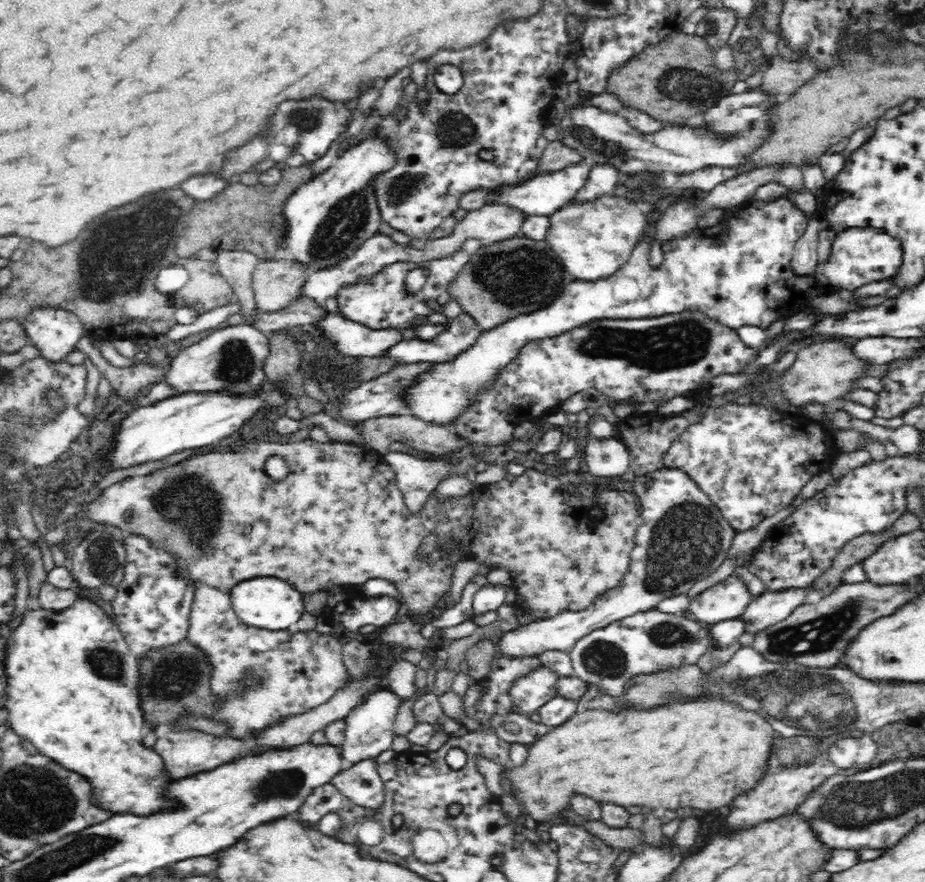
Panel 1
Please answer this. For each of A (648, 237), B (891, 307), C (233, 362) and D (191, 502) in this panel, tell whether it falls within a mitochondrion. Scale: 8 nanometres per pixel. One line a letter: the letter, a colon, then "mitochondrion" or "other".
A: other
B: other
C: mitochondrion
D: mitochondrion

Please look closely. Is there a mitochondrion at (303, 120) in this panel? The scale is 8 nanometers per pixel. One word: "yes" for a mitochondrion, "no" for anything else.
yes

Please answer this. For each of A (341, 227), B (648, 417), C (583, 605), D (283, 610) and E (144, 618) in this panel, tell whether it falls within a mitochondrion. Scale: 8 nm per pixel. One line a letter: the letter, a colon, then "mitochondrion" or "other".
A: mitochondrion
B: other
C: other
D: other
E: other

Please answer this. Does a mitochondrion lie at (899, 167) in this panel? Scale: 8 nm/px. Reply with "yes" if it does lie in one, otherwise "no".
no

